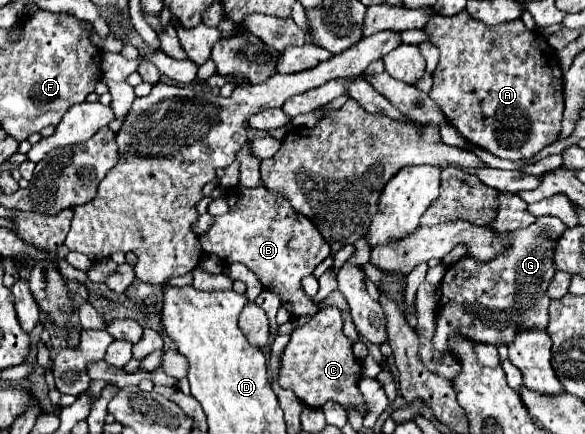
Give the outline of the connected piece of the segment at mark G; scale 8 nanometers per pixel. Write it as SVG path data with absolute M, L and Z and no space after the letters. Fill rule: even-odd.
M539 217L537 223L521 231L509 231L501 239L509 239L509 251L489 259L489 263L477 263L469 255L447 267L441 281L441 299L435 315L435 335L431 339L433 349L451 355L451 335L461 335L473 343L509 345L513 339L533 327L547 329L549 325L549 295L547 287L555 275L553 251L557 239L569 227L557 217Z

